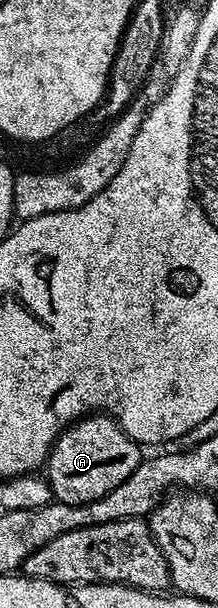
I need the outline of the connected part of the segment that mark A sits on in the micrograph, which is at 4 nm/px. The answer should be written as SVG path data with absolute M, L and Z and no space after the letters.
M88 414L60 432L45 465L45 479L51 495L60 504L93 502L109 490L117 490L141 459L140 445L124 436L119 421L106 414Z

